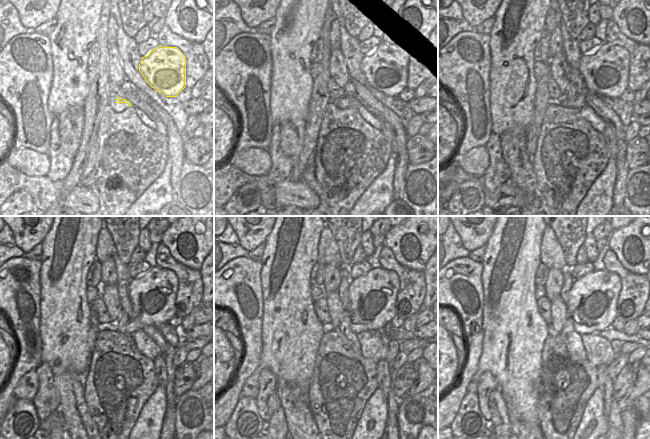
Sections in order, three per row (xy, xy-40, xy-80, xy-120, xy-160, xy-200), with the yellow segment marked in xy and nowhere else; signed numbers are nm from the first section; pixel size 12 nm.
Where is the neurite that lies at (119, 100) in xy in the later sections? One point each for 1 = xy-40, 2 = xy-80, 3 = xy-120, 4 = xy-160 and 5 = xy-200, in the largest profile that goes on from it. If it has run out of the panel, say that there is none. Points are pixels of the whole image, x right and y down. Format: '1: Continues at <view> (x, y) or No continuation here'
1: Continues at xy-40 (355, 103)
2: Continues at xy-80 (578, 101)
3: Continues at xy-120 (152, 294)
4: Continues at xy-160 (372, 296)
5: Continues at xy-200 (592, 305)

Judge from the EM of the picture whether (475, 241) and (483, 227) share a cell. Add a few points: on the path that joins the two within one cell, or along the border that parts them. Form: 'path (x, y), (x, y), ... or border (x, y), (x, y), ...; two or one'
path (476, 238), (481, 233), (481, 230); one

